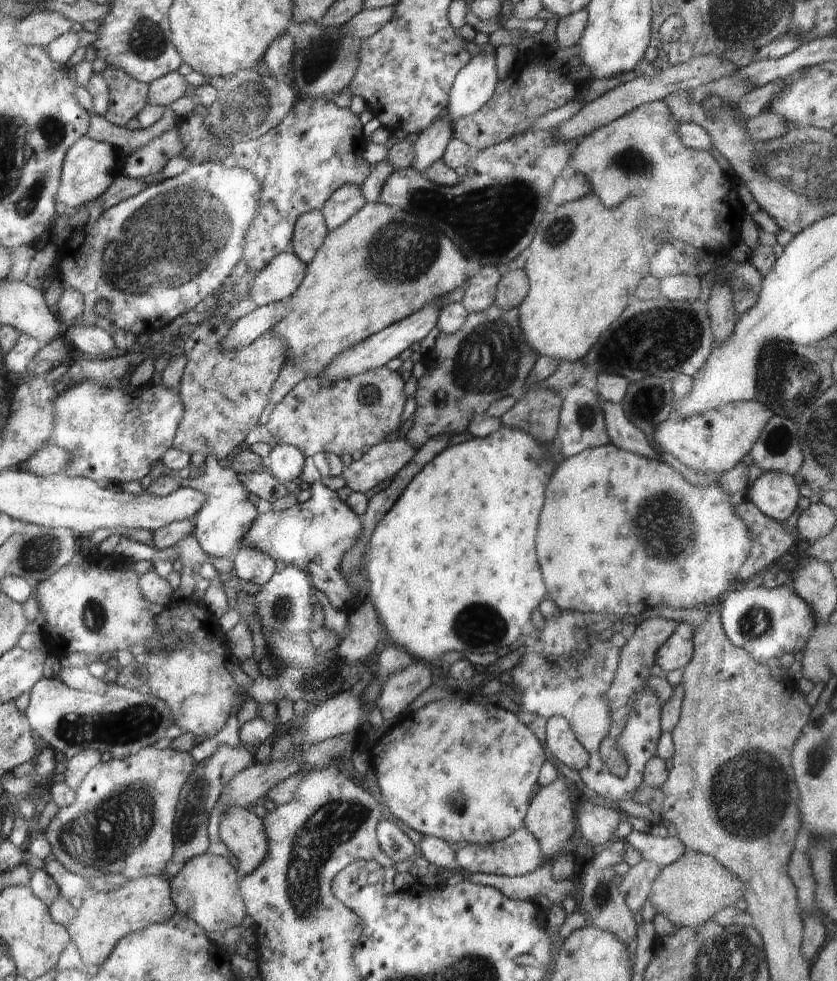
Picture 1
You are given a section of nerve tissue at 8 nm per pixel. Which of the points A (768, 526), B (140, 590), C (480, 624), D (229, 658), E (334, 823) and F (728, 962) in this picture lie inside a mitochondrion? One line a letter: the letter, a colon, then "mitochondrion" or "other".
A: other
B: other
C: mitochondrion
D: other
E: mitochondrion
F: mitochondrion

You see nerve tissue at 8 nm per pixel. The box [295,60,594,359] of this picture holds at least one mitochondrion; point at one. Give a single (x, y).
(492, 219)

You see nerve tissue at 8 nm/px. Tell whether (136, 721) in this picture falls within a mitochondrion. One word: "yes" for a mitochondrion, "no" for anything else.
yes

